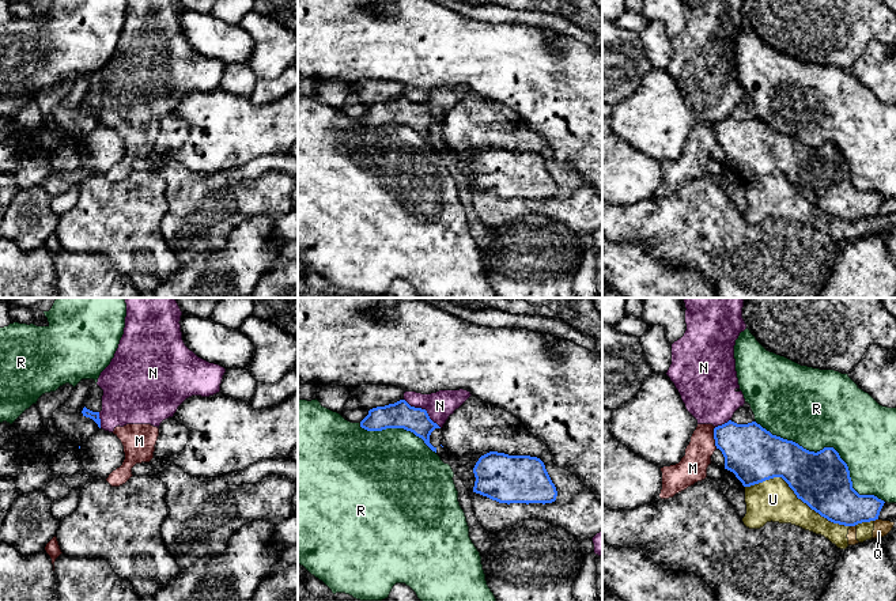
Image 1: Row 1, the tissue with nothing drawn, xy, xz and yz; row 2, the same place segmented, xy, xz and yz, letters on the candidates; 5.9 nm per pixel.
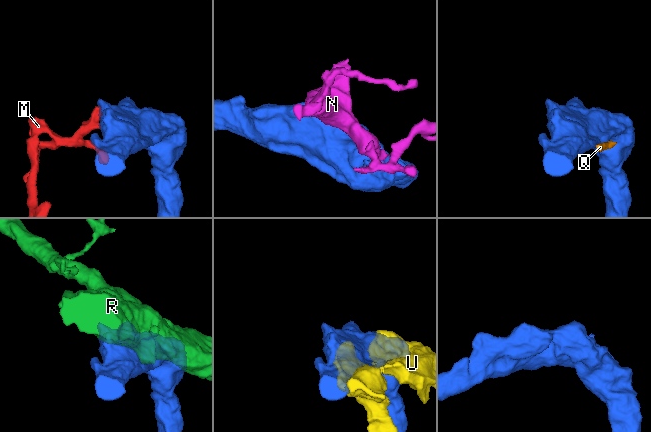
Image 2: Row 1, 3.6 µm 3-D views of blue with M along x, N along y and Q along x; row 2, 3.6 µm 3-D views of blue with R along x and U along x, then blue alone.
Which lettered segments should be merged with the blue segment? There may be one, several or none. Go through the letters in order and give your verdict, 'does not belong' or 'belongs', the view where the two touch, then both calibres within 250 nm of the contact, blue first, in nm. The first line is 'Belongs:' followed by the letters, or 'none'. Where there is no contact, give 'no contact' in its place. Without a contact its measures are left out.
Belongs: none
M: does not belong; contact in yz; calibres 320 and 170 nm
N: does not belong; contact in xz; calibres 160 and 170 nm
Q: does not belong; contact in yz; calibres 240 and 100 nm
R: does not belong; contact in yz; calibres 340 and 460 nm
U: does not belong; contact in yz; calibres 340 and 240 nm

